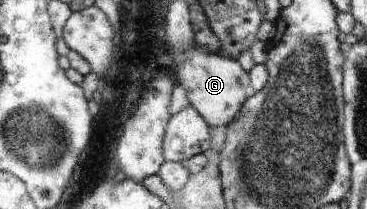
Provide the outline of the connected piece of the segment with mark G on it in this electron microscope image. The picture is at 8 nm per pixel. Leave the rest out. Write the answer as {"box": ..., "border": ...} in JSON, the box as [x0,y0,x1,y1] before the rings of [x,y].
{"box":[178,49,250,127],"border":[[[203,49],[186,51],[186,63],[178,65],[178,81],[187,93],[191,106],[197,109],[212,127],[230,125],[250,95],[249,72],[245,72],[237,59],[211,54]]]}

